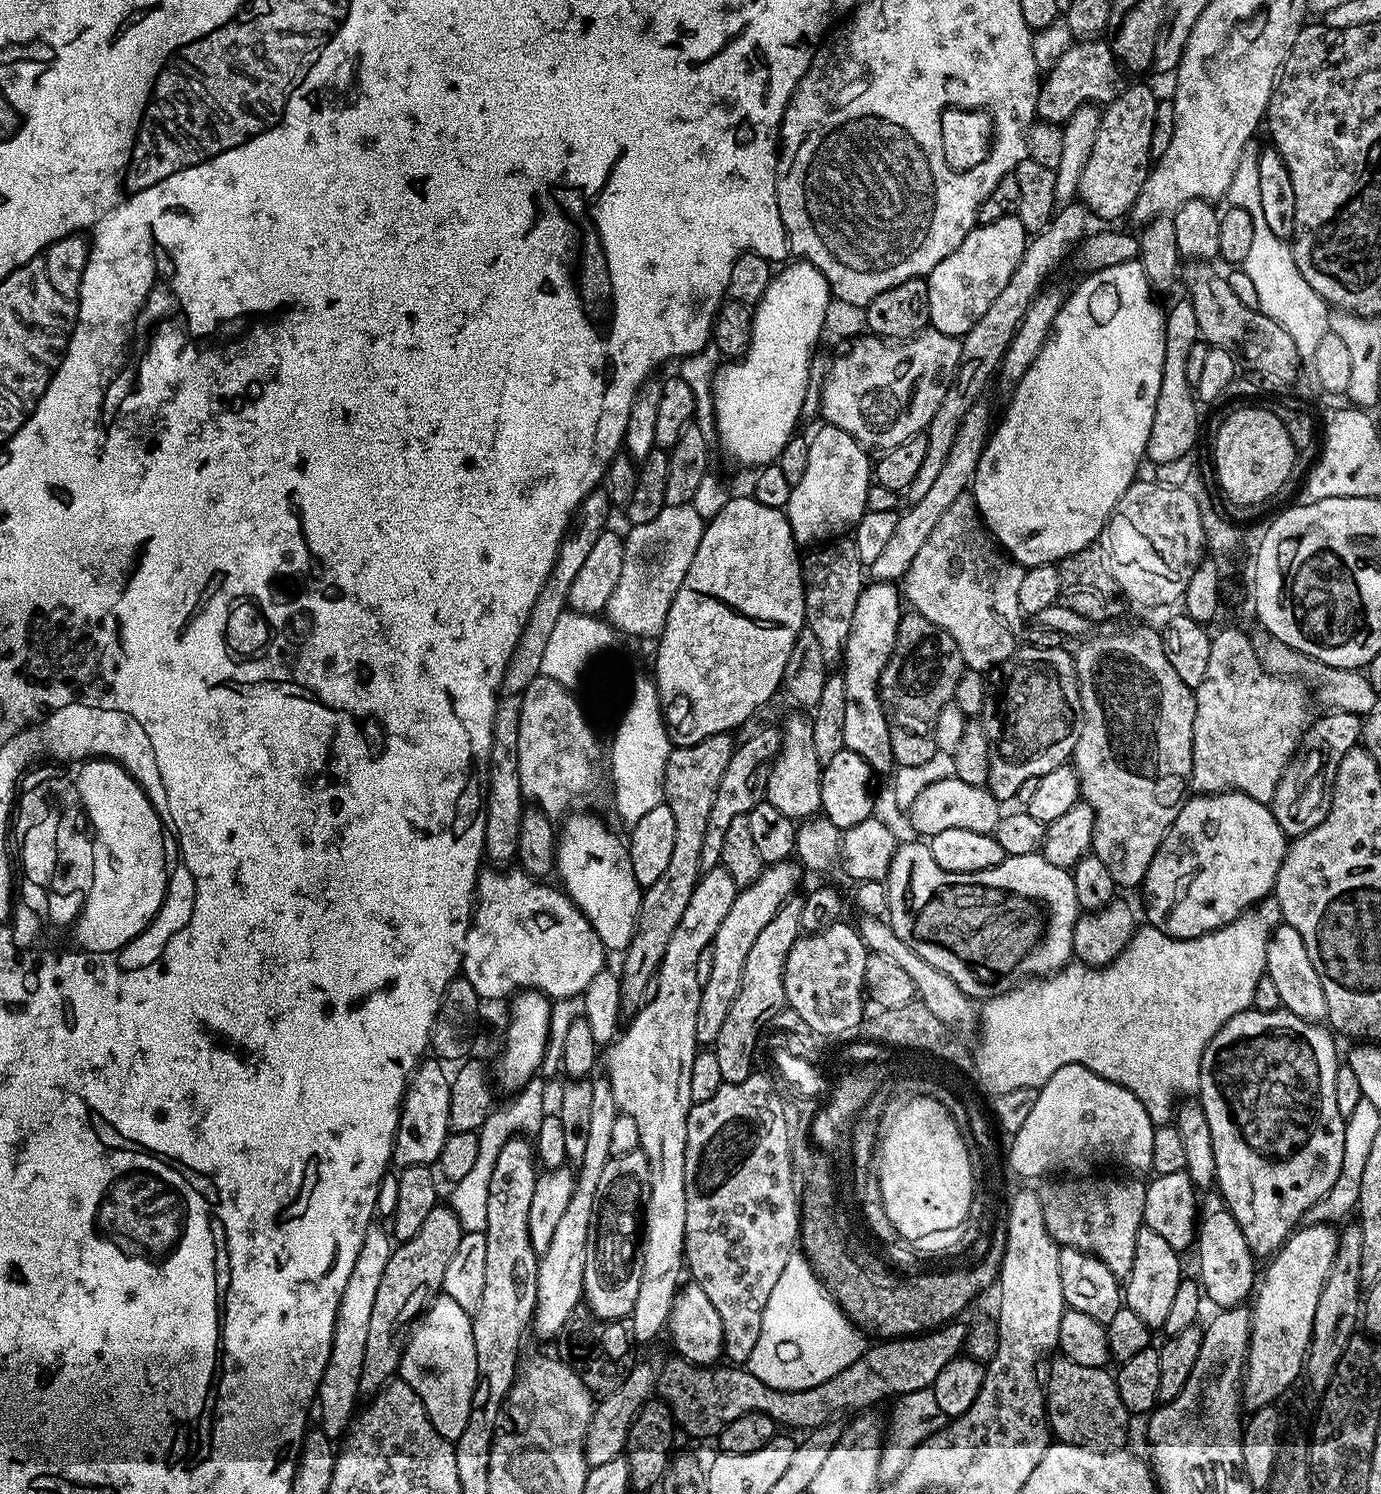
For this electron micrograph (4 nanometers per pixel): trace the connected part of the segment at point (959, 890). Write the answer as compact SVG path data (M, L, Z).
M916 840L901 843L888 867L886 922L918 958L954 978L973 1001L991 1000L1029 978L1050 976L1073 959L1074 926L1082 909L1069 869L1054 866L1054 862L1046 862L1043 854L1031 852L1005 856L998 866L986 870L951 872L934 862L927 843Z

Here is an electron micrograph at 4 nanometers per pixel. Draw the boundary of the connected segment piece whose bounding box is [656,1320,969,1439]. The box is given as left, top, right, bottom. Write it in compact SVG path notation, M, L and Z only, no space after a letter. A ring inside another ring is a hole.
M955 1320L918 1336L875 1343L874 1347L867 1347L850 1366L834 1374L834 1377L798 1391L782 1391L766 1386L753 1372L742 1366L696 1365L672 1356L657 1375L656 1392L671 1409L677 1427L694 1438L713 1439L735 1418L752 1412L766 1413L783 1427L811 1430L829 1423L834 1414L846 1409L856 1412L890 1396L899 1398L904 1394L931 1389L946 1363L955 1360L963 1351L969 1329L964 1322Z

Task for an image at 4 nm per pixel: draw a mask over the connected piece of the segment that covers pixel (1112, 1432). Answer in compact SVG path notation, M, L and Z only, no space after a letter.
M1064 1356L1055 1357L1050 1363L1044 1385L1045 1410L1051 1433L1061 1443L1083 1448L1100 1451L1123 1449L1127 1445L1130 1413L1118 1393L1115 1377L1107 1369L1081 1366Z

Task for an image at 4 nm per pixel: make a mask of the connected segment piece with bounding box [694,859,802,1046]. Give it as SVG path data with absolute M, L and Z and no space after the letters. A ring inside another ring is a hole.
M791 859L783 860L777 864L770 864L753 884L743 885L734 898L734 906L722 918L722 926L714 934L710 951L710 978L700 986L698 998L698 1014L694 1018L696 1042L700 1046L715 1045L718 1030L722 1030L722 1022L726 1022L726 1014L730 1014L730 1006L738 994L742 984L742 966L746 966L746 957L750 954L750 946L758 942L758 934L778 914L778 910L788 900L788 897L797 891L796 883L800 880L802 868L799 863Z

